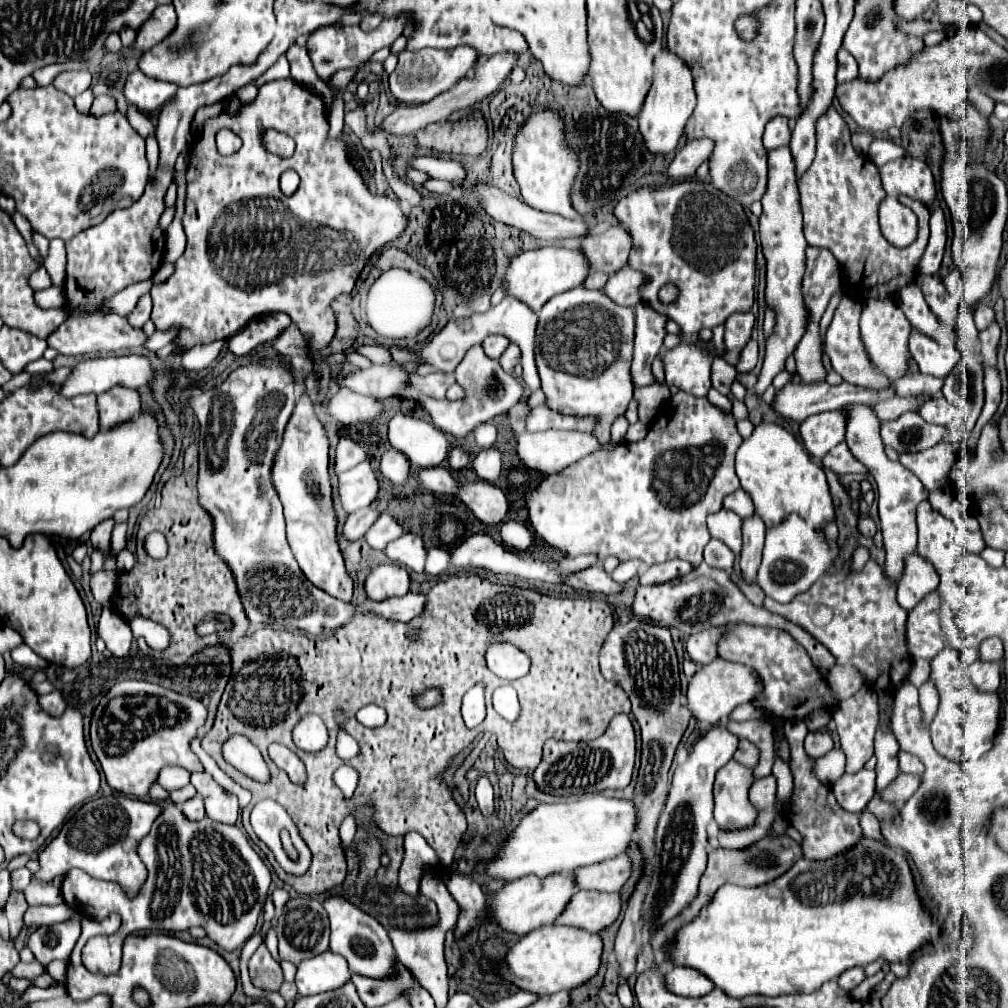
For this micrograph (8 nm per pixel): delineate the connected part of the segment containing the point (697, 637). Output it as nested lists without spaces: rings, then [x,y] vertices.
[[[711,627],[691,635],[687,641],[689,657],[699,665],[707,665],[709,661],[713,661],[717,657],[717,639],[721,633],[723,633],[721,627]]]

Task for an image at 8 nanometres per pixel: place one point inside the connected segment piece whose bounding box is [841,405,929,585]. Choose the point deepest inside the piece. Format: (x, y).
(899, 491)

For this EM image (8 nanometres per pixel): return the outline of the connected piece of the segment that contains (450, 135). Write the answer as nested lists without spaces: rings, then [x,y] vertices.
[[[479,113],[459,123],[433,123],[417,131],[415,137],[425,147],[465,155],[481,155],[489,141],[485,121]]]

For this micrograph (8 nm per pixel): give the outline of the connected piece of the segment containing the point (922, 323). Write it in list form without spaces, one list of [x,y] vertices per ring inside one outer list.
[[[917,283],[907,285],[899,293],[897,301],[899,301],[899,307],[903,309],[905,317],[909,319],[909,323],[917,331],[927,333],[927,337],[933,337],[933,341],[937,341],[939,345],[957,347],[957,331],[955,331],[955,327],[945,329],[945,325],[941,325],[941,321],[937,321],[937,317],[933,317],[933,311],[929,311],[929,305],[925,305],[923,293],[921,293]]]

